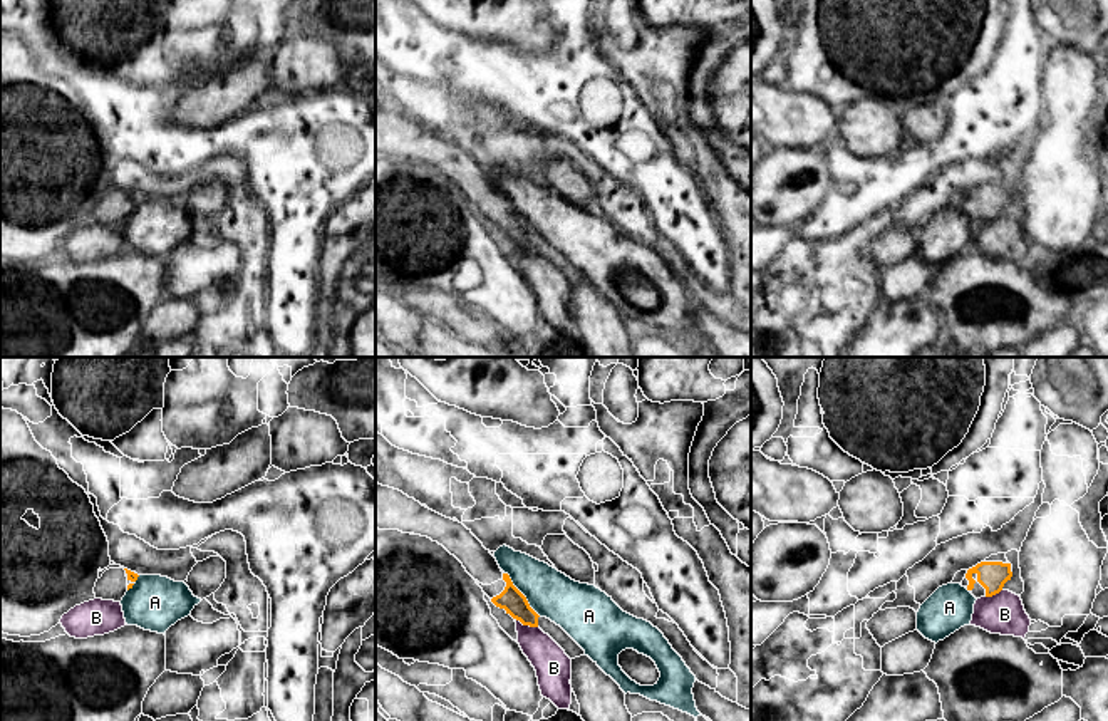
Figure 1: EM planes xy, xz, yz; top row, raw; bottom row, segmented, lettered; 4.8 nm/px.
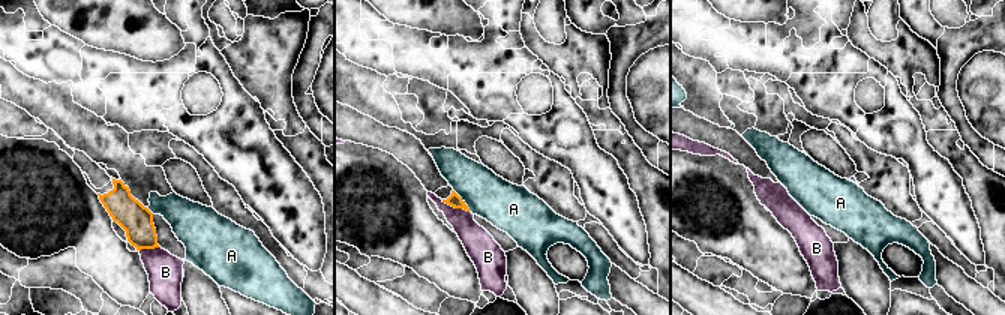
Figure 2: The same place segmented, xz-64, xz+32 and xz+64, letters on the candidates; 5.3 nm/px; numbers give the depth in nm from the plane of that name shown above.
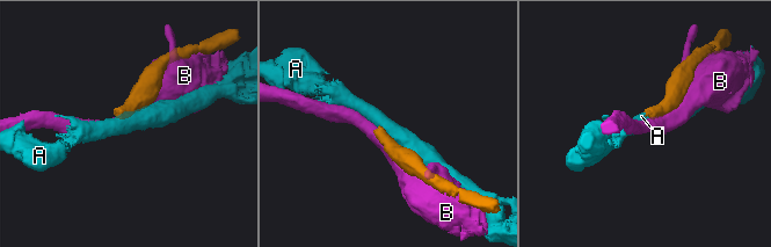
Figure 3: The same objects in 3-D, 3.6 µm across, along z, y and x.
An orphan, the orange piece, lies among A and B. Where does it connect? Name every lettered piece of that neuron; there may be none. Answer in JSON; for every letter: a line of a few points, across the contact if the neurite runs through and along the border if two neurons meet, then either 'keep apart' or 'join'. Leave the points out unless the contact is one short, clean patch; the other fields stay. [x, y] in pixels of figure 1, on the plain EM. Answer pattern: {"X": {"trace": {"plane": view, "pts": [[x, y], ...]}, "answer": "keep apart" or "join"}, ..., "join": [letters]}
{"A": {"trace": {"plane": "xz", "pts": [[505, 197], [540, 240]]}, "answer": "keep apart"}, "B": {"answer": "keep apart"}, "join": []}

